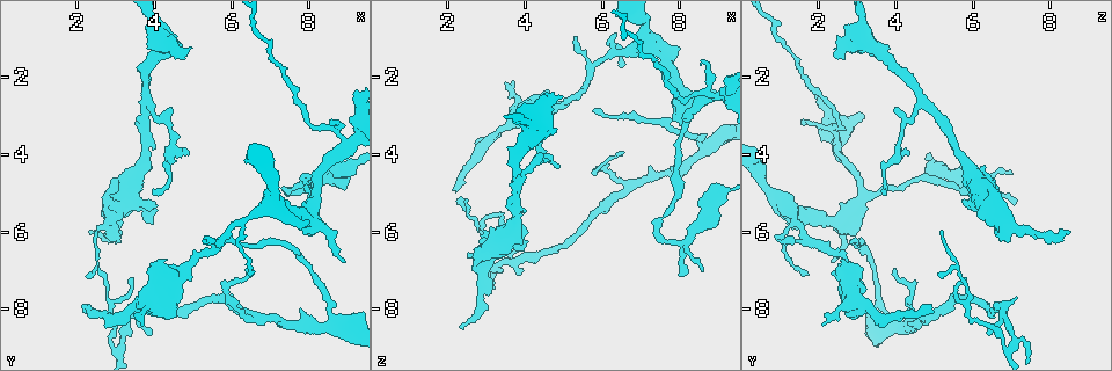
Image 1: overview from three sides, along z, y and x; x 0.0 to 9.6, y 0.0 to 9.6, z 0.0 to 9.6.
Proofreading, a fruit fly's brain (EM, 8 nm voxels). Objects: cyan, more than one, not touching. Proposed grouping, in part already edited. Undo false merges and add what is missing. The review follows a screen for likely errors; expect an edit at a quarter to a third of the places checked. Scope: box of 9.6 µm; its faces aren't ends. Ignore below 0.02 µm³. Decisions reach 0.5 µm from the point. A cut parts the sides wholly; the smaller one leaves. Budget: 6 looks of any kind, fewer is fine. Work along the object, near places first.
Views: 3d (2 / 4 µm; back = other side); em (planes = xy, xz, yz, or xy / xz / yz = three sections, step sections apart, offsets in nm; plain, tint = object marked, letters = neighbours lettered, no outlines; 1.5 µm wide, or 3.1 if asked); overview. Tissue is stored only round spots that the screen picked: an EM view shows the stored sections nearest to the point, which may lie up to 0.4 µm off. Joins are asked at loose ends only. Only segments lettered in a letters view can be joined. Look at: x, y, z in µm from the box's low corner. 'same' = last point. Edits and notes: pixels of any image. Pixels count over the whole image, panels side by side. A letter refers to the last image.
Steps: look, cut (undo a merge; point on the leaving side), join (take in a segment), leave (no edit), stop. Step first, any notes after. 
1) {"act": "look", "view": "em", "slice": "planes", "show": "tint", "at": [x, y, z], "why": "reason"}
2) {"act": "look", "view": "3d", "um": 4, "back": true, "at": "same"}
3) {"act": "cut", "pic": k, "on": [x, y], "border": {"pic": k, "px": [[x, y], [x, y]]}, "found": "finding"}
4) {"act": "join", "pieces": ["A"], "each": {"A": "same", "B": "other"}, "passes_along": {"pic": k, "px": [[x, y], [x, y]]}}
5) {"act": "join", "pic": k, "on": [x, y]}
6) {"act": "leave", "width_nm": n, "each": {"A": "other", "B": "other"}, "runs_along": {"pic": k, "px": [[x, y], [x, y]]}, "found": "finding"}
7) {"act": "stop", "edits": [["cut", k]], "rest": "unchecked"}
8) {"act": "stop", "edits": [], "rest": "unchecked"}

{"act": "look", "view": "em", "slice": "yz", "step": 8, "show": "plain", "at": [8.90, 4.40, 5.15], "why": "calibre changes"}

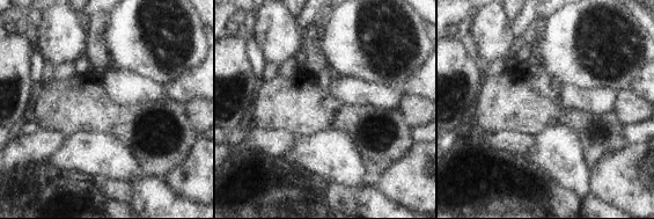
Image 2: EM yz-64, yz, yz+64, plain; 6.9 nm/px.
{"act": "look", "view": "em", "slice": "yz", "step": 8, "show": "tint", "at": "same"}

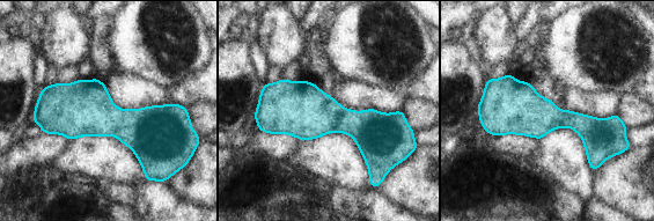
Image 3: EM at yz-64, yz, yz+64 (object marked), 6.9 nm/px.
{"act": "look", "view": "em", "slice": "yz", "step": 8, "show": "letters", "at": "same"}

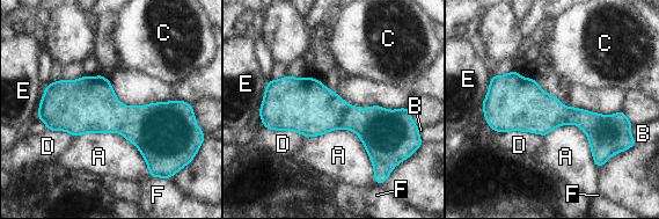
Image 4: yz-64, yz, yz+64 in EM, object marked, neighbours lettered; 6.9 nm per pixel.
{"act": "leave", "each": {"A": "other", "B": "other", "C": "other", "D": "other", "E": "other", "F": "other"}, "border": {"pic": 4, "px": [[74, 137], [119, 132], [148, 167]]}, "found": "one neuron here"}

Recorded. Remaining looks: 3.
{"act": "look", "view": "em", "slice": "planes", "show": "plain", "at": [8.55, 4.60, 7.05], "why": "tapers out"}

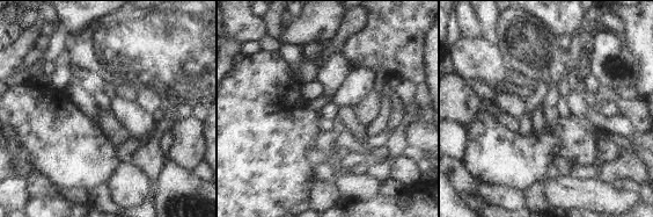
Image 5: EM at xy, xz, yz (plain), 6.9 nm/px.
{"act": "look", "view": "em", "slice": "planes", "show": "letters", "at": "same"}

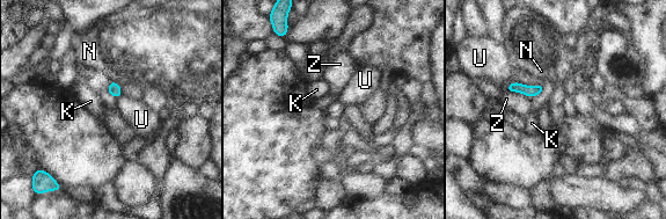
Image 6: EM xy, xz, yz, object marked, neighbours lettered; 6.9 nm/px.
{"act": "leave", "each": {"K": "other", "N": "other", "U": "other", "Z": "other"}, "border": {"pic": 6, "px": [[517, 81], [512, 81], [504, 89]]}, "found": "none of them fits"}

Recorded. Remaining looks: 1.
{"act": "look", "view": "em", "slice": "planes", "show": "letters", "at": [3.90, 6.80, 2.85], "why": "stops while still wide"}

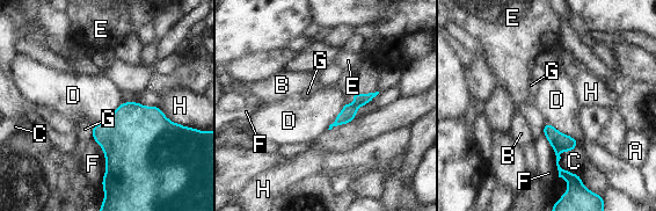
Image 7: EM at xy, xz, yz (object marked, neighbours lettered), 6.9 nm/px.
{"act": "leave", "each": {"A": "other", "B": "other", "C": "other", "D": "other", "E": "other", "F": "other", "G": "other", "H": "other"}, "runs_along": {"pic": 7, "px": [[546, 126], [558, 140], [558, 166], [567, 174]]}, "found": "no lettered segment goes on from it"}

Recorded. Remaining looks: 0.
{"act": "stop", "edits": [], "rest": "unchecked"}

